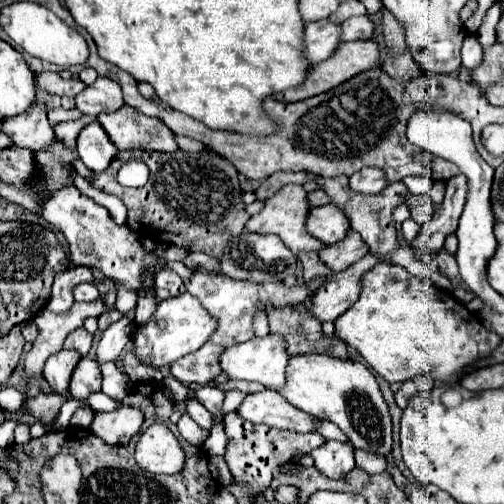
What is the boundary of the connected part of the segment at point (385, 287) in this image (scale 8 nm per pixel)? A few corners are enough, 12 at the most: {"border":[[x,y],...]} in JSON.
{"border":[[394,264],[334,328],[386,382],[456,380],[502,342]]}

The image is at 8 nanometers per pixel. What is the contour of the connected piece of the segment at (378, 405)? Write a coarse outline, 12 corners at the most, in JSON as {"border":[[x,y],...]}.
{"border":[[290,358],[280,394],[388,456],[392,424],[364,364]]}

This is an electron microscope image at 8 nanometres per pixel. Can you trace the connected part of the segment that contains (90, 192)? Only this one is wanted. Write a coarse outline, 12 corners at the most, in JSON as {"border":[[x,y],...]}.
{"border":[[78,172],[74,186],[110,212],[116,224],[126,224],[126,206],[118,198],[92,188]]}

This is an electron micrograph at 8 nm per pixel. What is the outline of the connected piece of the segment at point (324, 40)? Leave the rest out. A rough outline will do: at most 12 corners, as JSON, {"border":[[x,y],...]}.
{"border":[[328,20],[304,26],[302,54],[308,64],[332,56],[340,26]]}

